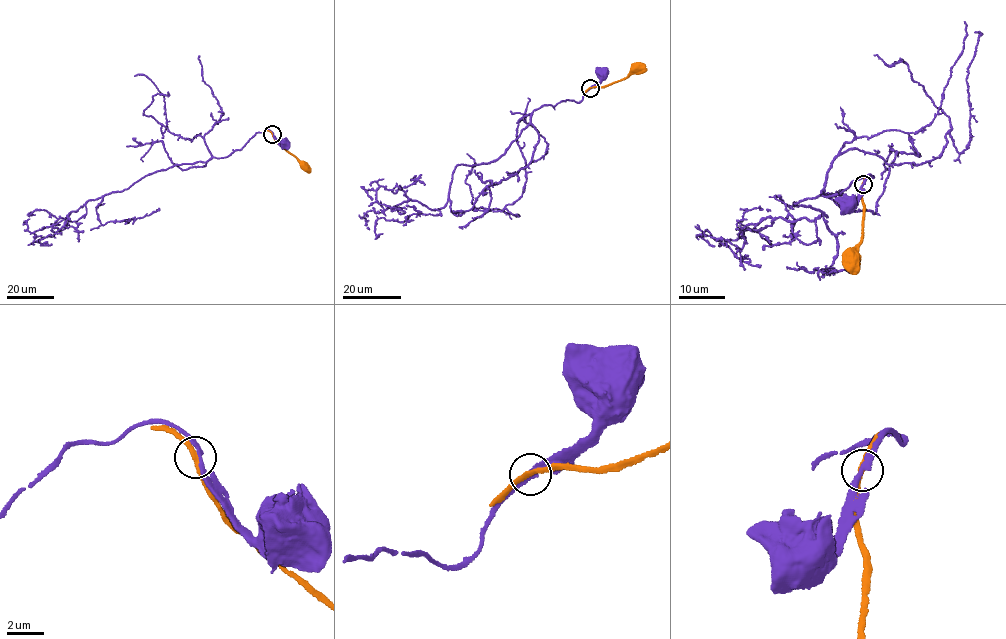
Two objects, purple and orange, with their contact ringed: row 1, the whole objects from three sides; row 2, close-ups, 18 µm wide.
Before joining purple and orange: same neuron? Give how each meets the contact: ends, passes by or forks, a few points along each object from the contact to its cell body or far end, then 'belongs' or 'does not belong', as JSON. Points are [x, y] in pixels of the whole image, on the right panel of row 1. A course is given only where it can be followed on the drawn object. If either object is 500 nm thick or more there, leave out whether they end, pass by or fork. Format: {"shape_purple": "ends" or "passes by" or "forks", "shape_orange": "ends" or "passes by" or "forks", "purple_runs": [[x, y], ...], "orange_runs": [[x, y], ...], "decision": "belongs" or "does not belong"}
{"shape_purple": "passes by", "shape_orange": "passes by", "purple_runs": [[863, 184], [854, 205], [847, 204]], "orange_runs": [[862, 184], [861, 196], [866, 208], [861, 242], [851, 259]], "decision": "does not belong"}

